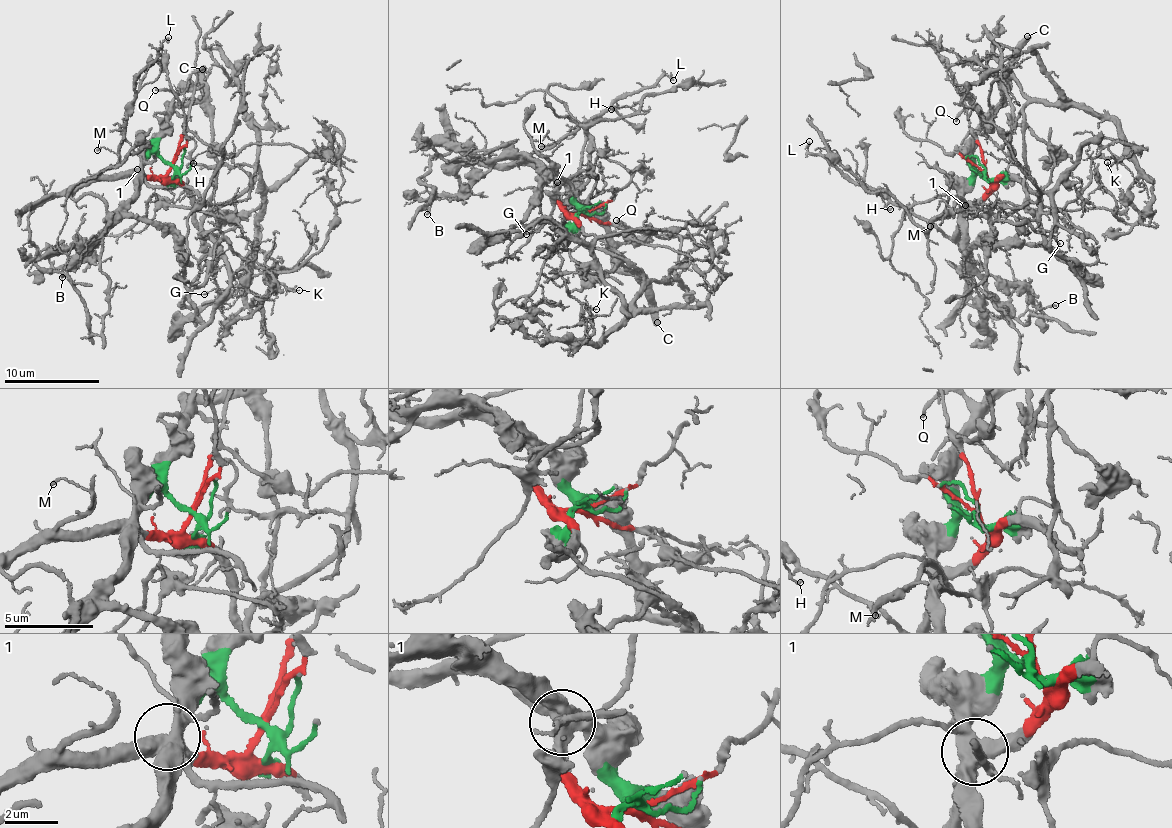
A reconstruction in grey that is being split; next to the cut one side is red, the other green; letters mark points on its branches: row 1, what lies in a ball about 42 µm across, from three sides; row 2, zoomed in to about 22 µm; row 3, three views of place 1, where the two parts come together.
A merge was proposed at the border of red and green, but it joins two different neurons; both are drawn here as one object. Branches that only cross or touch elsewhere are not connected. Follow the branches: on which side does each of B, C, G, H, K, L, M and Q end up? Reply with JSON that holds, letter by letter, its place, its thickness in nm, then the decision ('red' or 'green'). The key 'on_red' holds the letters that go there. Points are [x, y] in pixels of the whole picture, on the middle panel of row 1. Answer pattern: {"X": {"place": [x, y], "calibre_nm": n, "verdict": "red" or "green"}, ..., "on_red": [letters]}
{"B": {"place": [427, 214], "calibre_nm": 170, "verdict": "red"}, "C": {"place": [657, 322], "calibre_nm": 480, "verdict": "green"}, "G": {"place": [526, 234], "calibre_nm": 110, "verdict": "red"}, "H": {"place": [611, 109], "calibre_nm": 120, "verdict": "red"}, "K": {"place": [596, 309], "calibre_nm": 120, "verdict": "red"}, "L": {"place": [673, 80], "calibre_nm": 180, "verdict": "red"}, "M": {"place": [541, 146], "calibre_nm": 120, "verdict": "red"}, "Q": {"place": [616, 220], "calibre_nm": 160, "verdict": "green"}, "on_red": ["B", "G", "H", "K", "L", "M"]}

